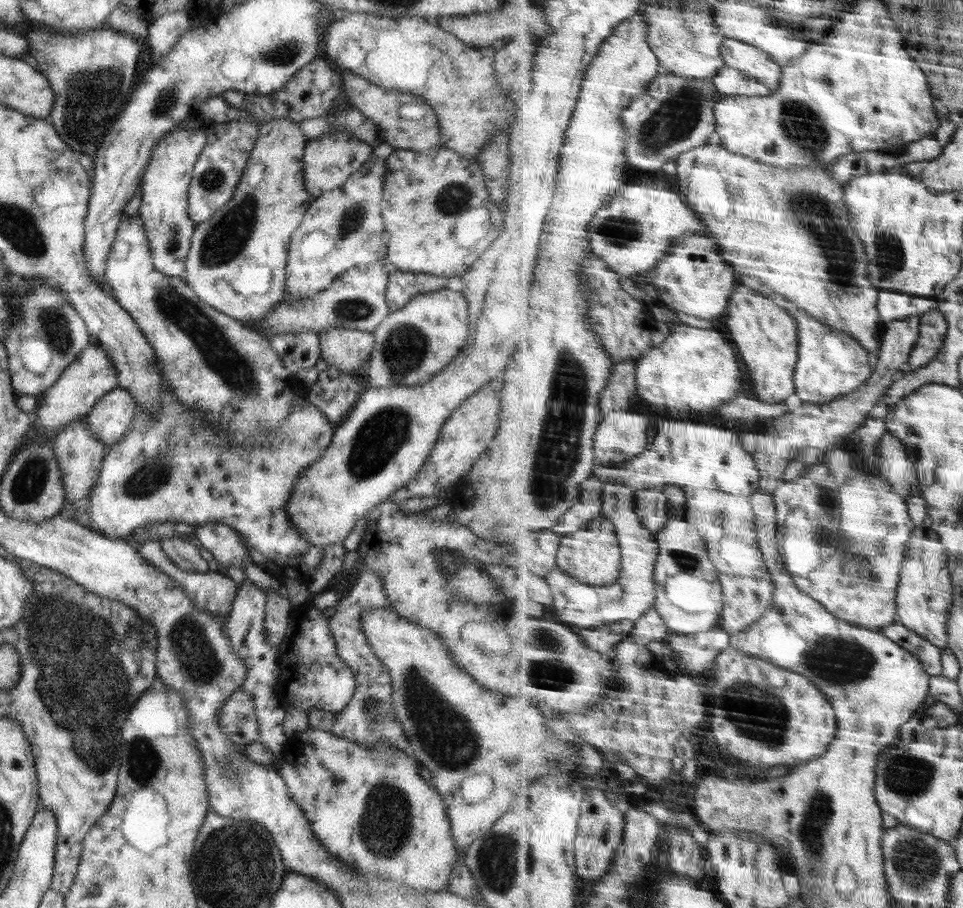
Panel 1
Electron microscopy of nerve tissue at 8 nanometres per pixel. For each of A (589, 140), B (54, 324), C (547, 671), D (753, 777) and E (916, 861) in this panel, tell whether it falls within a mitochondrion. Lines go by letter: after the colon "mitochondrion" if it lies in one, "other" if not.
A: other
B: mitochondrion
C: mitochondrion
D: other
E: mitochondrion

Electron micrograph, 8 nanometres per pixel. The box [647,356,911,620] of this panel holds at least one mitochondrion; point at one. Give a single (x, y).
(687, 562)

